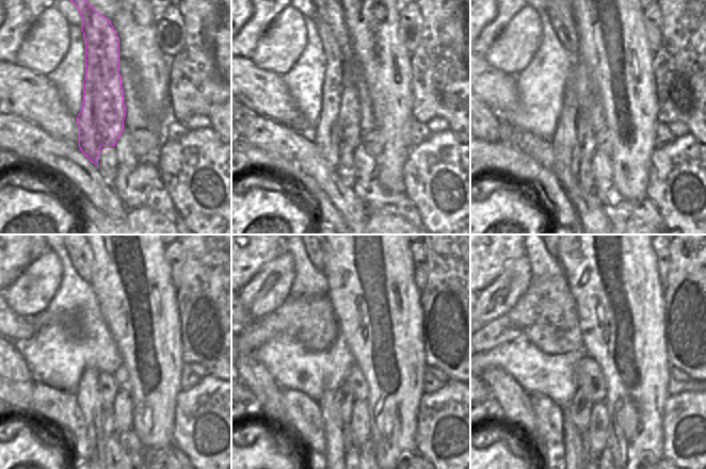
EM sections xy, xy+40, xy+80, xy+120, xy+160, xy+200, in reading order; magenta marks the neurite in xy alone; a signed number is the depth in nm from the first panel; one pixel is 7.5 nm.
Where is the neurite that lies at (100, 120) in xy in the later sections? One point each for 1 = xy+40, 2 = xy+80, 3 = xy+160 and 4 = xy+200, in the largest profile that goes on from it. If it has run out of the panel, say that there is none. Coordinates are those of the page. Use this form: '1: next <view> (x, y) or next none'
1: next xy+40 (337, 131)
2: next xy+80 (574, 140)
3: next xy+160 (336, 406)
4: next xy+200 (576, 416)

